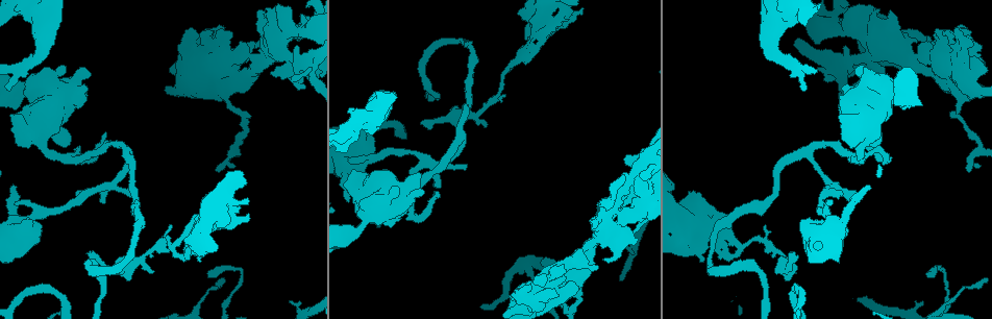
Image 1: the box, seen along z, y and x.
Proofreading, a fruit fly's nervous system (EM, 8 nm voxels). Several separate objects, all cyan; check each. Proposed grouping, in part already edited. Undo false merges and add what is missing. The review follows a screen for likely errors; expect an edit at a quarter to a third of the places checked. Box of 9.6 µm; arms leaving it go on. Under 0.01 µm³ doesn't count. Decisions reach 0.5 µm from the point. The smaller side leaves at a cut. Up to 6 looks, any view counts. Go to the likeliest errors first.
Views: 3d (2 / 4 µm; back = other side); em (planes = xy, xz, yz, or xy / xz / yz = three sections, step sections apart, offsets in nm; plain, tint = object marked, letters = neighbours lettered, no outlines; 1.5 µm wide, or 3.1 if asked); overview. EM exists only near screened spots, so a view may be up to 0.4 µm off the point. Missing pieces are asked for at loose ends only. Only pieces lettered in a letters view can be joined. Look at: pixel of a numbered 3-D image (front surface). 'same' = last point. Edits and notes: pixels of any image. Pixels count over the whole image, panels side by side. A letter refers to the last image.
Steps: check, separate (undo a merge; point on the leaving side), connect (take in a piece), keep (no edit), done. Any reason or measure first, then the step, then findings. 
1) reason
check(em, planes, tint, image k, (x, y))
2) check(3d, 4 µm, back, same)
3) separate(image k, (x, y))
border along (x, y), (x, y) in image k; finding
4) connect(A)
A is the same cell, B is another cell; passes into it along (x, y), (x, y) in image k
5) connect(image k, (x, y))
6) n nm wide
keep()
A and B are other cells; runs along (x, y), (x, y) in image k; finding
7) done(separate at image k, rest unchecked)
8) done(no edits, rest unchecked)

check(em, planes, letters, image 1, (88, 254))

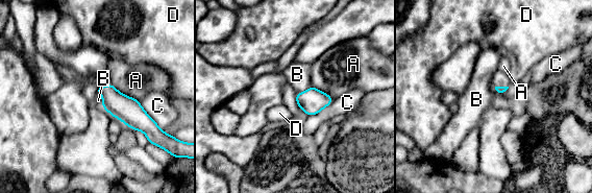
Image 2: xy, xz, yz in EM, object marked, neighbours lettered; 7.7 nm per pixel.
keep()
A, B, C and D are other cells; no lettered piece goes on from it

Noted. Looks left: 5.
narrows sharply
check(3d, 2 µm, image 1, (360, 230))

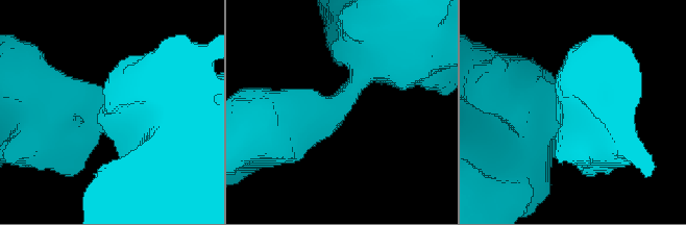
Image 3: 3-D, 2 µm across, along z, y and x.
arms of 550, 700 nm
check(em, xy, step 8, letters, image 3, (338, 98))

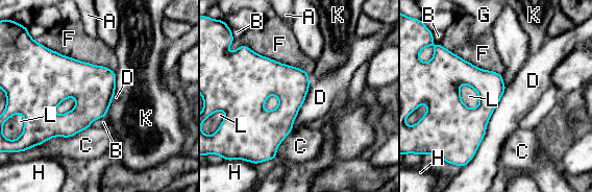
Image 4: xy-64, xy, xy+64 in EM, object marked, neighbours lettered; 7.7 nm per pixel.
D touches over 600 nm
keep()
A, B, C, D, F, G, H, K and L are other cells; continuous, no second neuron

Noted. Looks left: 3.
sharp bend
check(em, planes, plain, image 1, (946, 286))

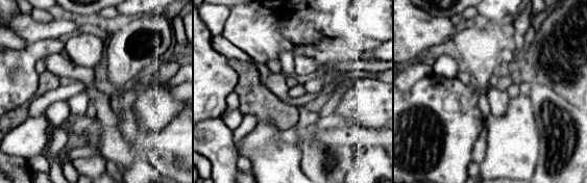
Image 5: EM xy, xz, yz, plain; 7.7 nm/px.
what lies round it
check(em, planes, letters, same)

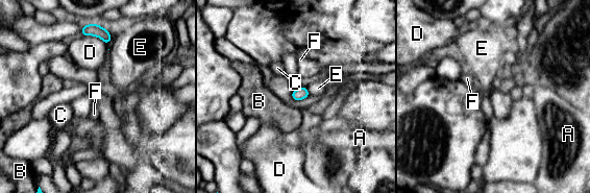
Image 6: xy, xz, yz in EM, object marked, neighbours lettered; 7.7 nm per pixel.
90 nm wide; D touches over 220 nm
keep()
A, B, C, D, E and F are other cells; all the same neuron

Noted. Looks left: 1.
done(no edits, rest unchecked)

